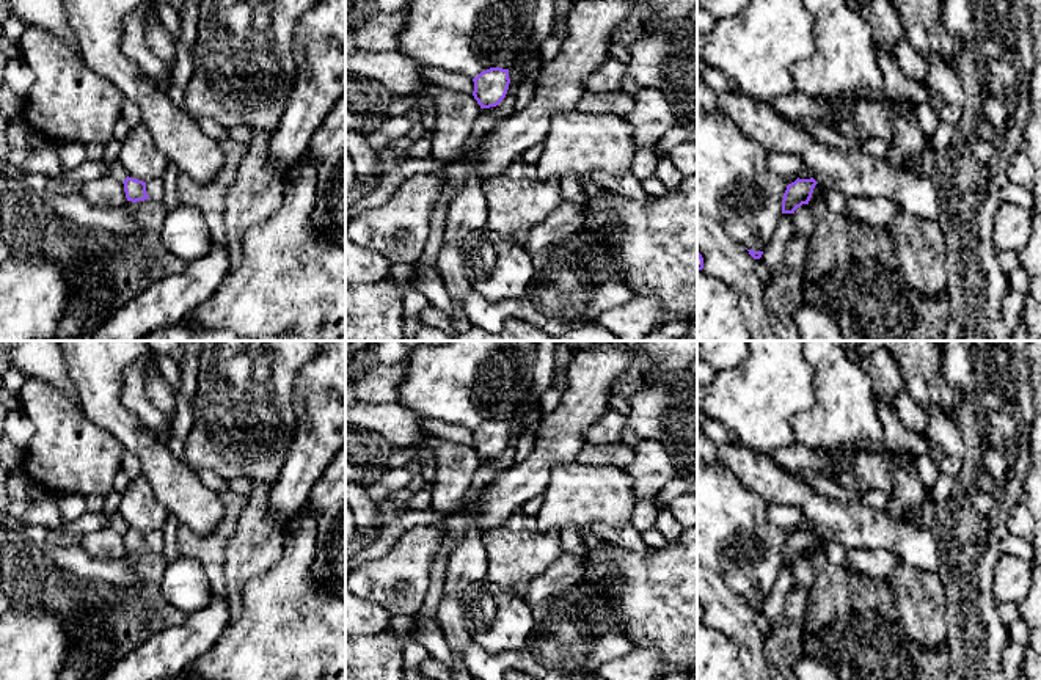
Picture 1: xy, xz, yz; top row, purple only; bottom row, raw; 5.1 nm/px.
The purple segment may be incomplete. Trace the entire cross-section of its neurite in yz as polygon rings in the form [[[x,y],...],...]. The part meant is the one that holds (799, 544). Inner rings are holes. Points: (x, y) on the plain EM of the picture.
[[[798,529],[794,534],[788,536],[782,551],[782,565],[794,565],[798,559],[809,556],[816,536],[813,529]]]

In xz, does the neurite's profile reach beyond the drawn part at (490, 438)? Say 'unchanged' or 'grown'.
unchanged

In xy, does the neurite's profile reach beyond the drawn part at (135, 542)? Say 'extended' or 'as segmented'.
as segmented

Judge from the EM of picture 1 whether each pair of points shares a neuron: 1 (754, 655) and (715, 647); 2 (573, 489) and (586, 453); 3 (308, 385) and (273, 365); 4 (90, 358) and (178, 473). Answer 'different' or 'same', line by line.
1: different
2: different
3: different
4: same

